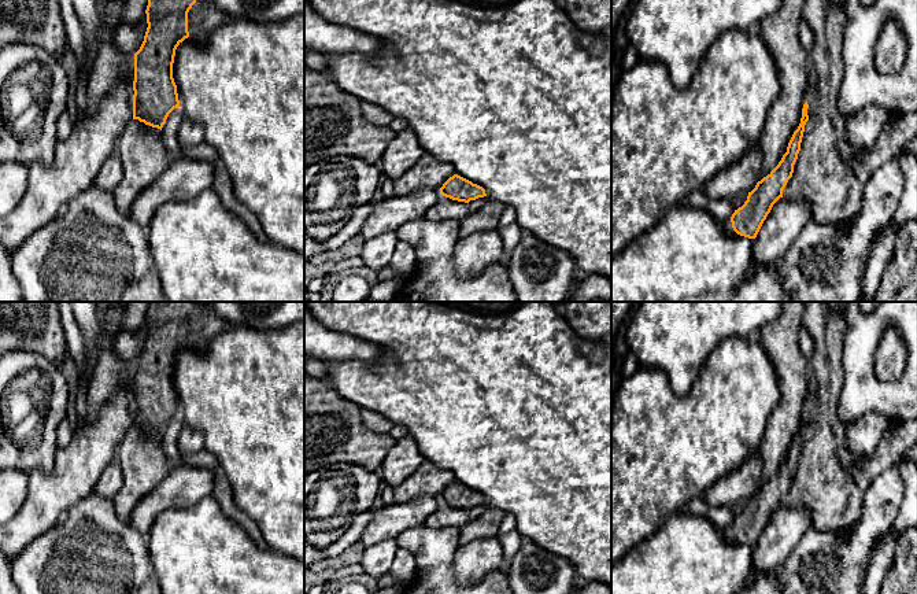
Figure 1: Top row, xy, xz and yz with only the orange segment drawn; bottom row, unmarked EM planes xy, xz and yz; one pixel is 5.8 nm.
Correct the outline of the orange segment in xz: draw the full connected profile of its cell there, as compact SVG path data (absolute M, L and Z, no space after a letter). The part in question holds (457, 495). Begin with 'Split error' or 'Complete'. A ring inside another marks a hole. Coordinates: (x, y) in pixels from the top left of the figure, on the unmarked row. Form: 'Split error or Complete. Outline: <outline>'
Complete. Outline: M454 482L443 491L440 502L465 510L487 503L482 494L473 491L458 482Z

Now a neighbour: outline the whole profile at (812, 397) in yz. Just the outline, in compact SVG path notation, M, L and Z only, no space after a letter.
M811 380L810 390L807 394L807 423L809 427L813 427L816 424L816 414L814 414L814 405L817 403L817 384L814 380Z

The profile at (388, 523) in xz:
M422 495L408 502L385 505L376 510L366 525L360 542L373 546L382 540L396 539L403 531L425 524L426 519L437 510L440 498Z

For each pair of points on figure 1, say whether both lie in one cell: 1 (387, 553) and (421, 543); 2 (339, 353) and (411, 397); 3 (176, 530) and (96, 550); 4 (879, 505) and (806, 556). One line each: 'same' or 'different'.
1: different
2: different
3: different
4: same

